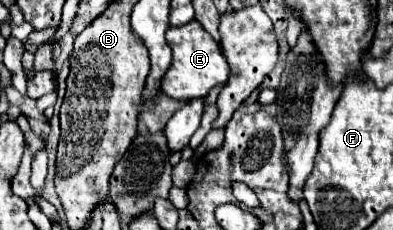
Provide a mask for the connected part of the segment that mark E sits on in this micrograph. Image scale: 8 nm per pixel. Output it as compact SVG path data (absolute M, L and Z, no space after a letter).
M192 20L178 28L170 28L166 32L166 42L172 48L174 60L172 60L170 70L162 78L162 92L168 94L170 98L176 98L176 100L202 98L208 94L210 88L224 86L228 78L232 76L230 64L226 62L220 44L202 28L198 20Z

